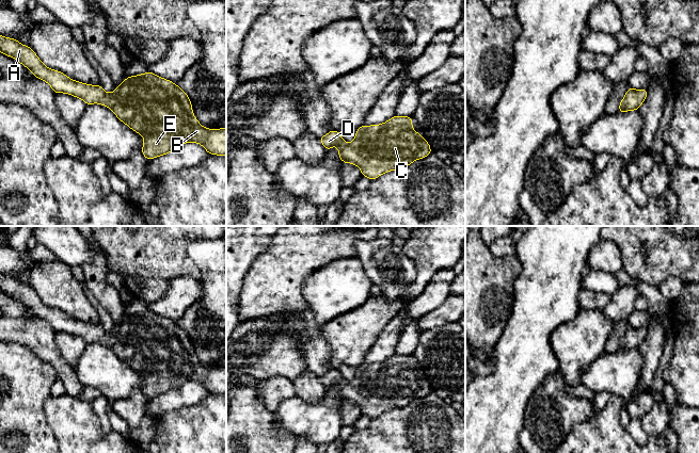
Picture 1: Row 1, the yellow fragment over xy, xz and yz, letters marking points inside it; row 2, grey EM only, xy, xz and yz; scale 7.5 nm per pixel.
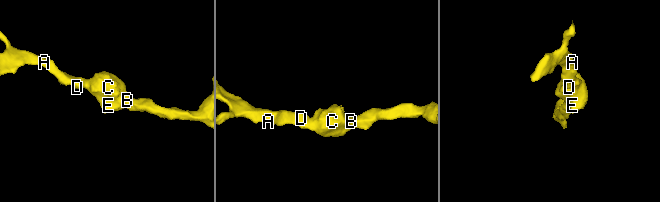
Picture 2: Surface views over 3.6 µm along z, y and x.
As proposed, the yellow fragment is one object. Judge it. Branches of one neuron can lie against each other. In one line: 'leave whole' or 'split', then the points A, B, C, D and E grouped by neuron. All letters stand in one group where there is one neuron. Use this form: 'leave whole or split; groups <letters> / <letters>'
leave whole; groups A B C D E

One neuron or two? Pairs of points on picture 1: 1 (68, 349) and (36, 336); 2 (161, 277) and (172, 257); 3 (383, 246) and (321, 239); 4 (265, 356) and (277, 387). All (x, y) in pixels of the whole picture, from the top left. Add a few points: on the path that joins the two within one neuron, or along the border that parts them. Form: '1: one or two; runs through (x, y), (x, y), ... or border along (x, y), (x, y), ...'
1: two; border along (54, 334), (56, 346), (69, 365)
2: one; runs through (161, 272), (161, 268), (167, 262)
3: two; border along (377, 237), (358, 240), (355, 256)
4: two; border along (291, 378), (275, 376), (256, 379)

